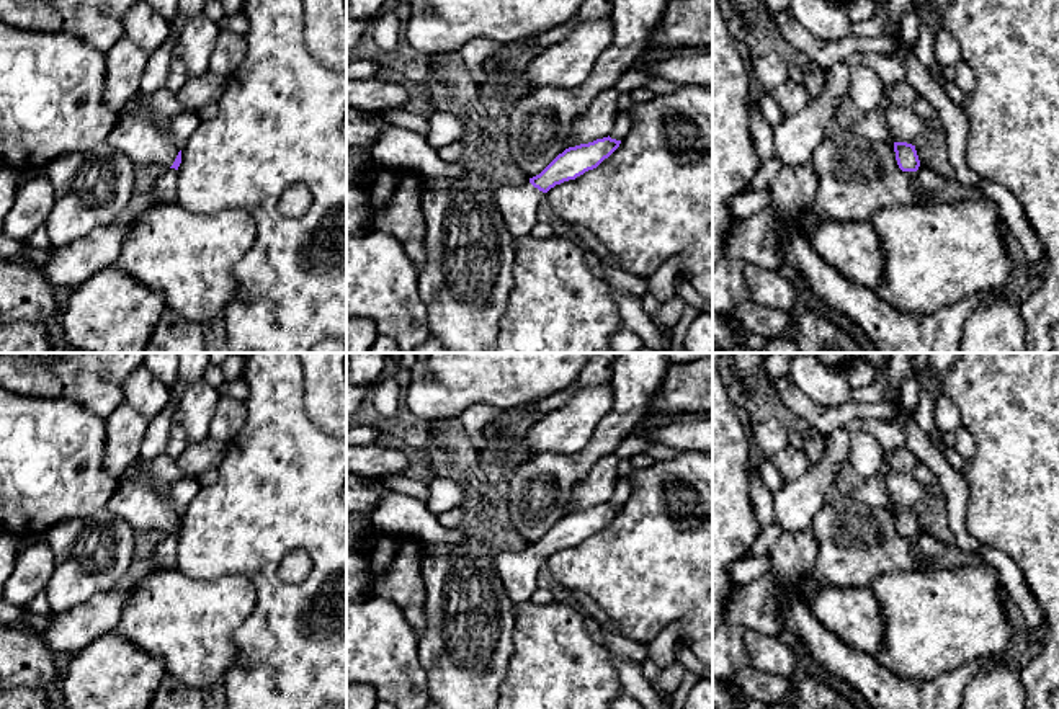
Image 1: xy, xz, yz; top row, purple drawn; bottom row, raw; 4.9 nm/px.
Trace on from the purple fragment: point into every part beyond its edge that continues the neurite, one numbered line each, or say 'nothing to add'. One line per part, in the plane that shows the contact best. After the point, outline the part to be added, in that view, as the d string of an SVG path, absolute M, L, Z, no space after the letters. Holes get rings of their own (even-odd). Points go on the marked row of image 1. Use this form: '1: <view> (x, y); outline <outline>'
1: xy (139, 136); outline M134 108L119 113L106 142L134 165L159 163L170 168L180 152L180 145L150 113Z

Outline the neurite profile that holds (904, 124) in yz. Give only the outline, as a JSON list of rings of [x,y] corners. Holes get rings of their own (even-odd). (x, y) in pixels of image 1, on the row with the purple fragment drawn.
[[[891,106],[886,111],[892,142],[923,144],[935,123],[922,119],[914,108]]]

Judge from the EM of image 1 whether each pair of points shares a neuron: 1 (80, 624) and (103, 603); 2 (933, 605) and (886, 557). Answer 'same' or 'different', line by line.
1: same
2: different

